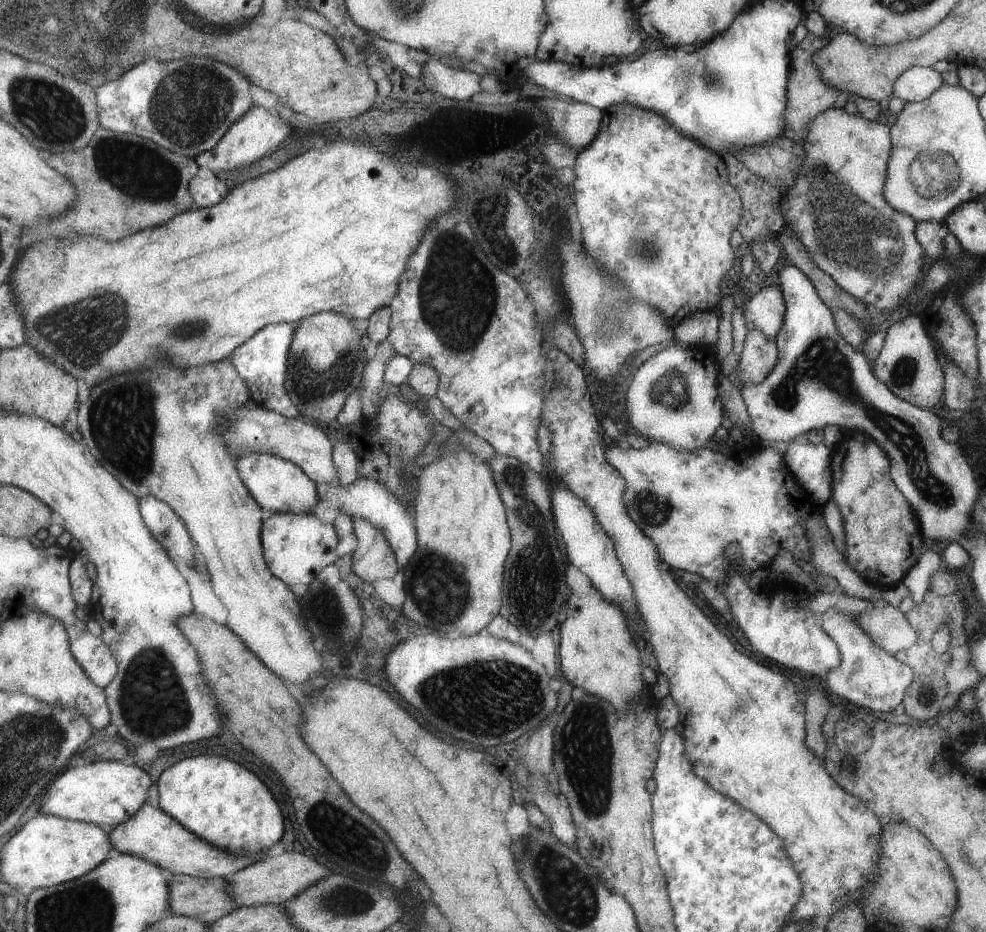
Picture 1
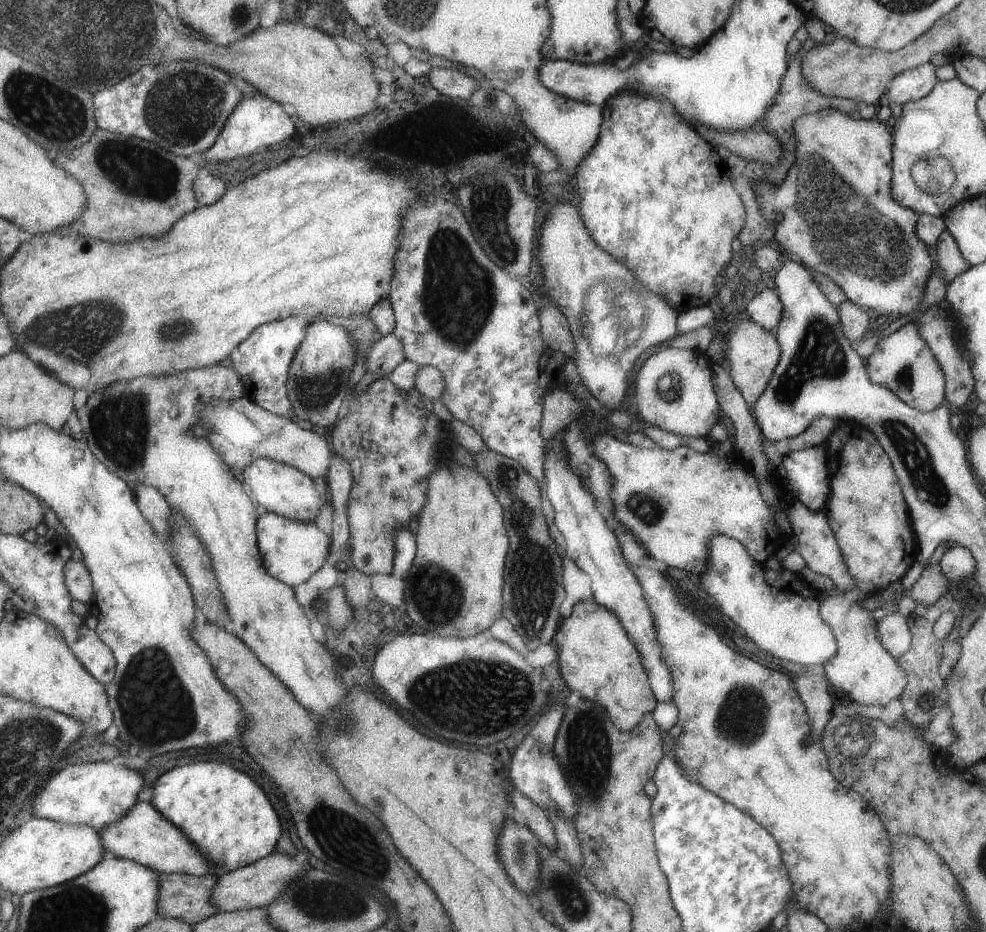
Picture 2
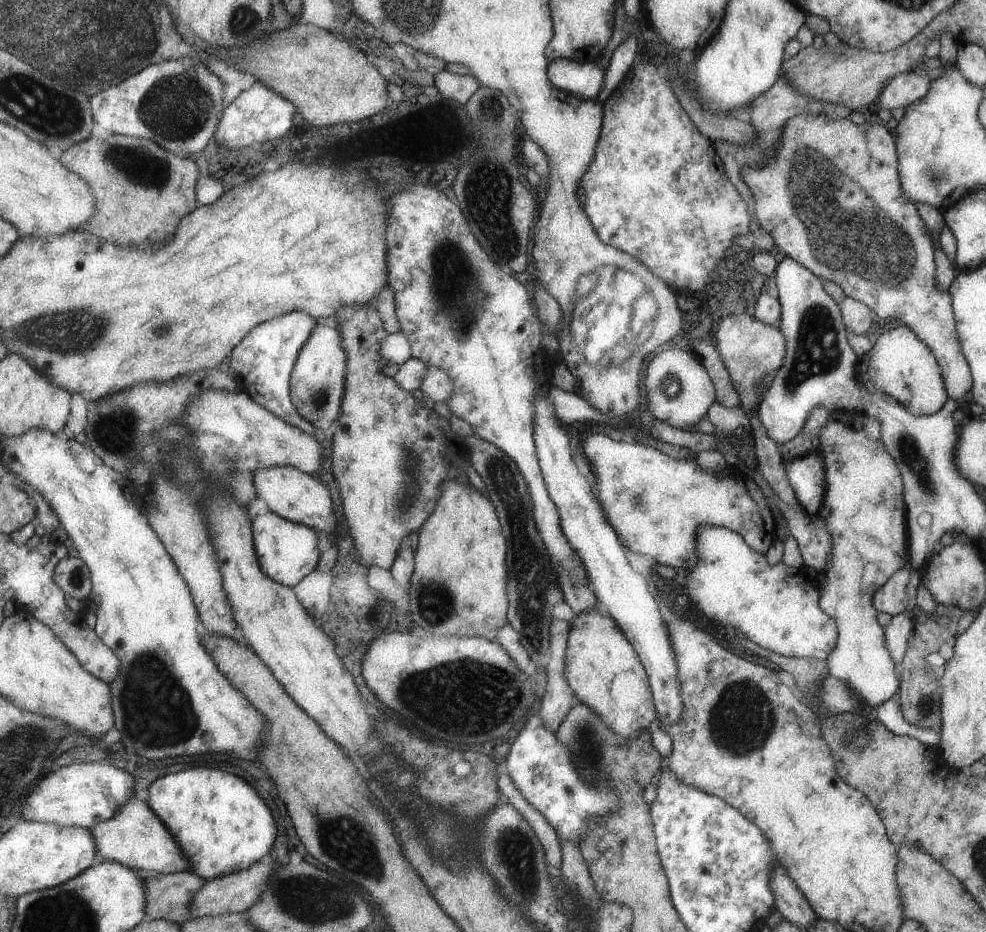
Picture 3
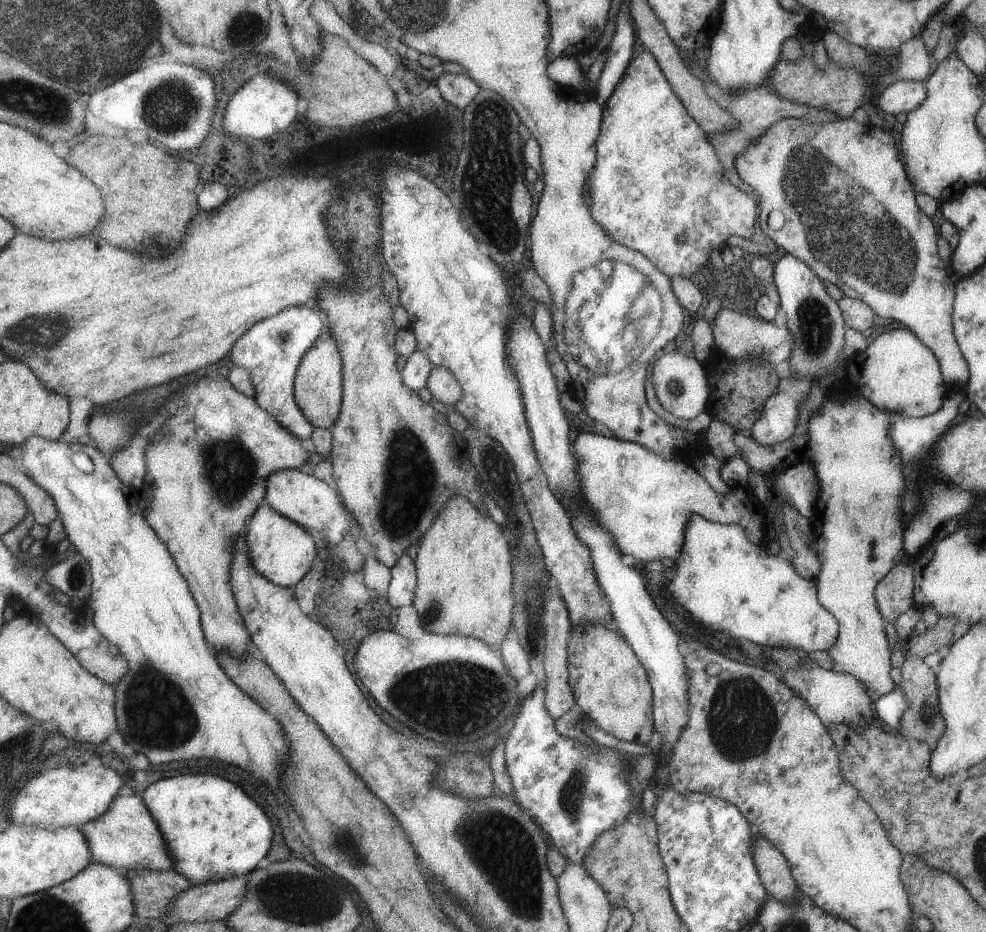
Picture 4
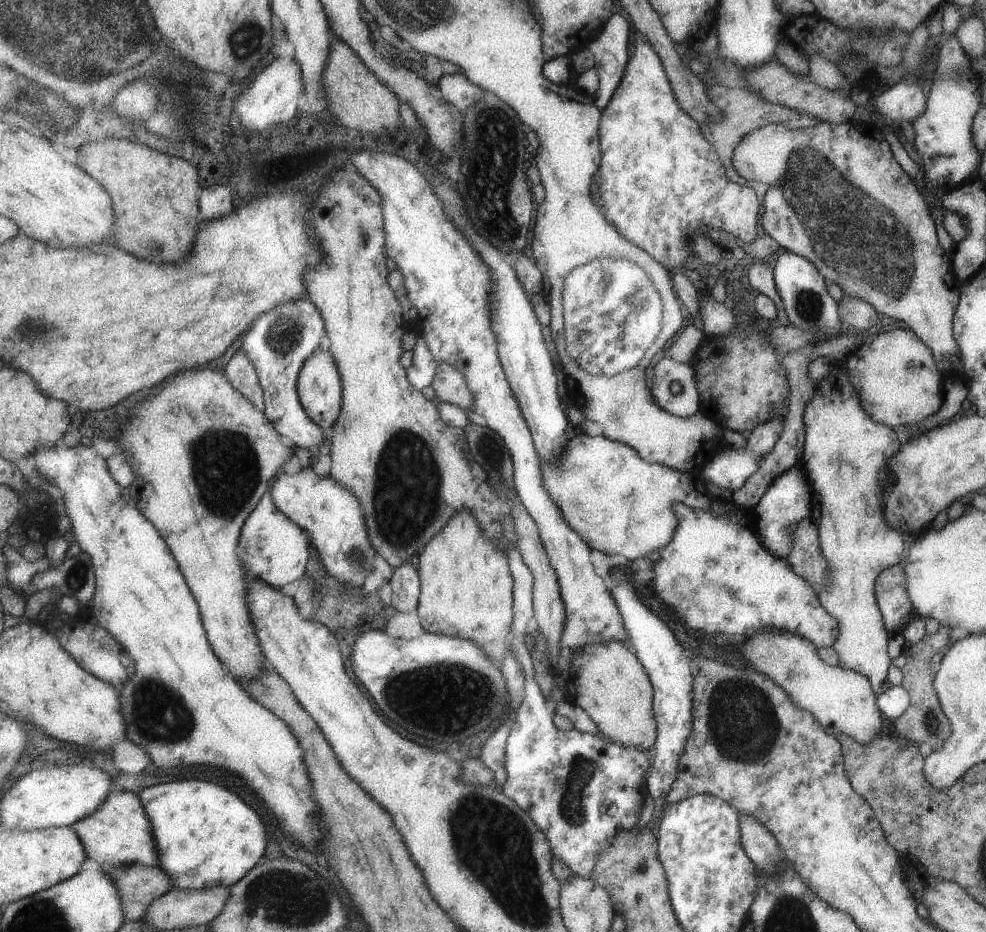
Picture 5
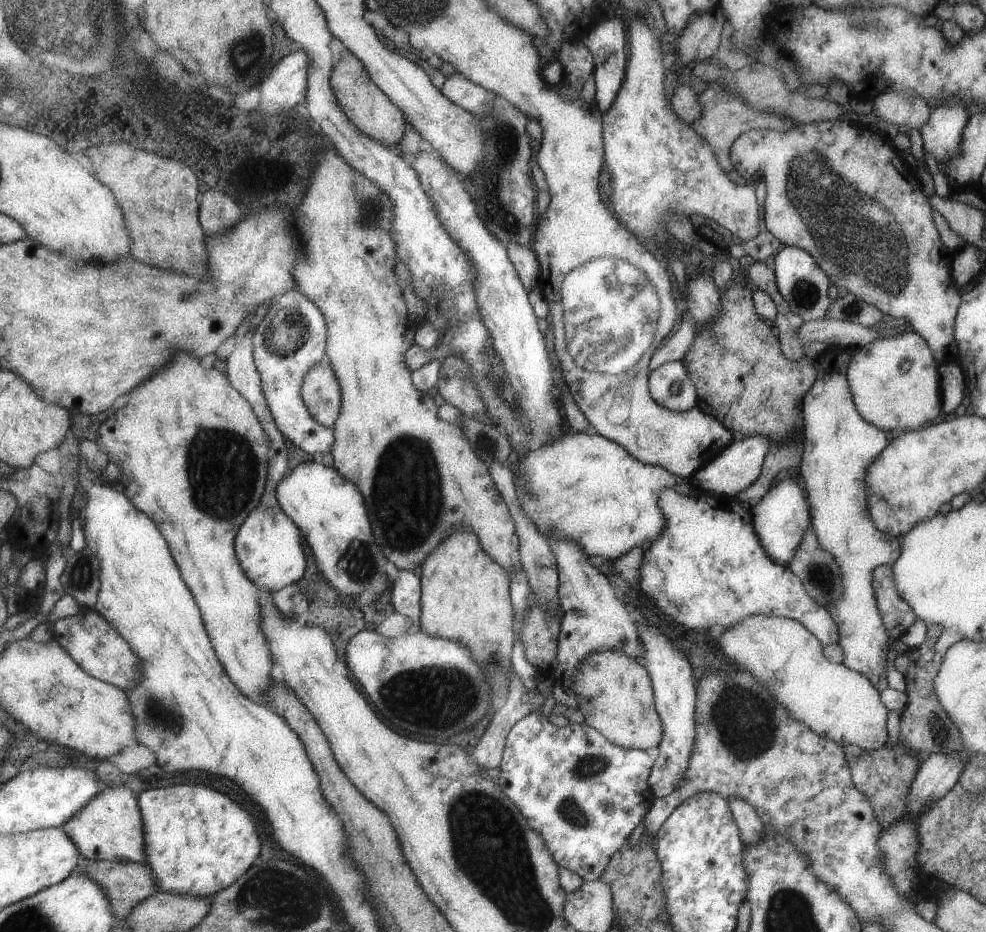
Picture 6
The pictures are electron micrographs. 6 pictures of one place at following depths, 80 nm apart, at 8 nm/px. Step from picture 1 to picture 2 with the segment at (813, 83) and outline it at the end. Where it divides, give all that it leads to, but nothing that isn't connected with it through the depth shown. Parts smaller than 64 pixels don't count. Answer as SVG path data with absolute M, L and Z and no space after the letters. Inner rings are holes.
M808 38L803 42L802 47L795 53L789 56L787 65L787 72L784 74L781 80L781 88L778 90L777 98L775 102L770 106L770 109L766 110L766 116L762 118L763 130L773 134L778 139L783 152L787 152L789 157L796 151L794 142L794 122L801 116L807 116L809 113L814 113L823 109L835 109L844 115L848 115L850 112L859 112L861 119L875 118L875 112L879 105L866 105L858 103L849 99L840 99L839 97L828 97L827 95L819 94L810 84L805 80L801 72L801 60L805 56L807 49L810 49L815 42Z

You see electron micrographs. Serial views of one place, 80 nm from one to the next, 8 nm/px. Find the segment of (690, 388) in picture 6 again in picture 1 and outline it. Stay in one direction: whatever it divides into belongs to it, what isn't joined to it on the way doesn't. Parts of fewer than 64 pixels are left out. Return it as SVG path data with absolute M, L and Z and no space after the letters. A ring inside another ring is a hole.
M667 342L667 345L653 354L637 368L629 388L625 394L625 408L629 426L636 430L637 435L646 436L649 440L665 444L675 450L695 450L704 448L713 442L715 428L723 420L723 410L719 402L718 378L719 362L715 353L709 347L687 345L685 348L679 342Z

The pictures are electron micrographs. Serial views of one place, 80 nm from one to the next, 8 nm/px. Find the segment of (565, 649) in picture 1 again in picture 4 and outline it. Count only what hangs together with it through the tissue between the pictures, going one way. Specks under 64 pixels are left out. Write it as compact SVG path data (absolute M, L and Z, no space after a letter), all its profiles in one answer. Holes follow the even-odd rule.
M583 623L573 627L566 644L568 683L575 706L617 740L645 745L654 731L653 691L646 669L613 627Z

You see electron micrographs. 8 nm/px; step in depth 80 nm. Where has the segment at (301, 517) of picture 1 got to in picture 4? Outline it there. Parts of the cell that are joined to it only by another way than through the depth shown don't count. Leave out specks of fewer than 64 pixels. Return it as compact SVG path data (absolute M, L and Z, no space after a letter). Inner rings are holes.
M262 505L250 518L244 533L255 568L271 582L282 587L295 587L309 572L313 558L317 556L315 538L298 522L293 522L271 505Z

